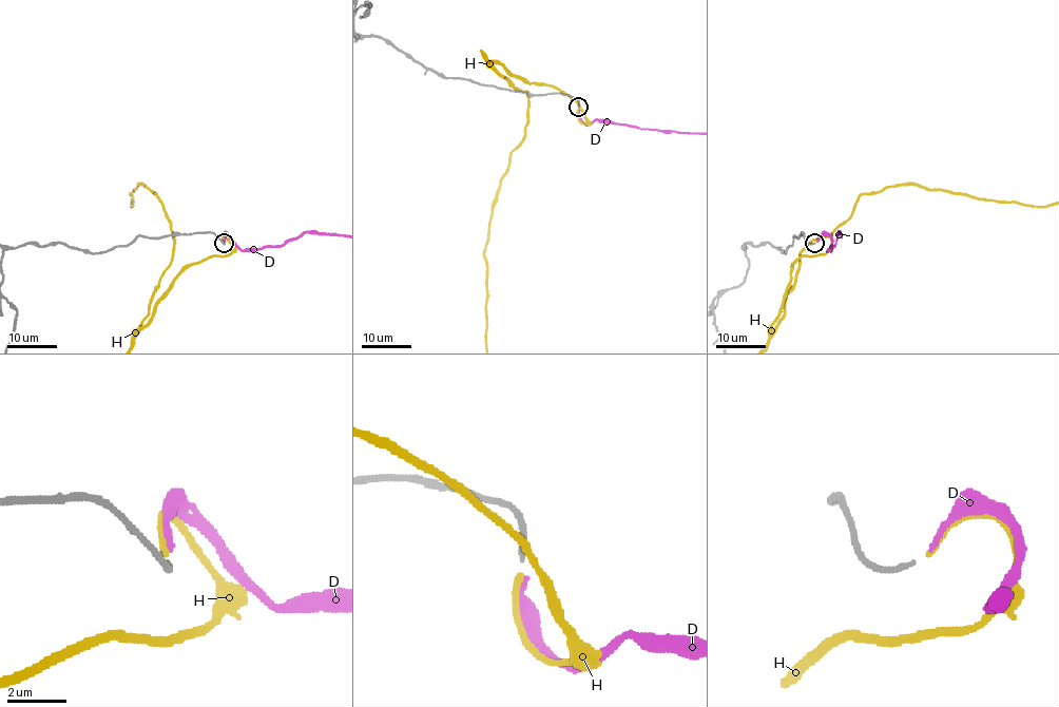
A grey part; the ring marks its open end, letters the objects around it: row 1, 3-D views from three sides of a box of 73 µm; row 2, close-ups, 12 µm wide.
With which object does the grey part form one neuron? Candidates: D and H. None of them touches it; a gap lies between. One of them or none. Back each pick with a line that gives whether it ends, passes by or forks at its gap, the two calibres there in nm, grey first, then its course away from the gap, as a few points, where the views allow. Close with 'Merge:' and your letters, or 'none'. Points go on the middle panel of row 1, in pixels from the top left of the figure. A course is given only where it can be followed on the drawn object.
H: it ends | 170/190 nm | via (578, 109), (585, 123), (493, 65), (527, 120), (484, 254)
Merge: H

